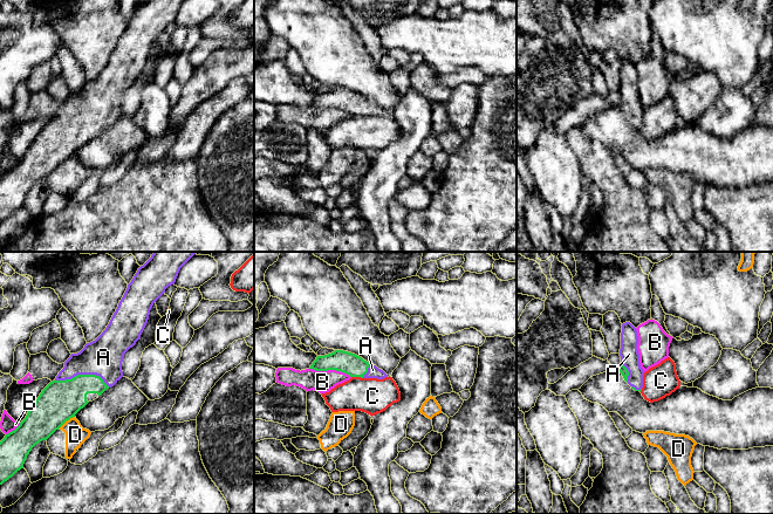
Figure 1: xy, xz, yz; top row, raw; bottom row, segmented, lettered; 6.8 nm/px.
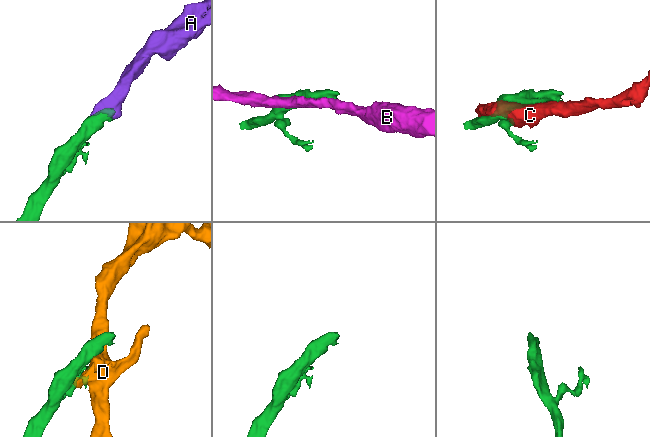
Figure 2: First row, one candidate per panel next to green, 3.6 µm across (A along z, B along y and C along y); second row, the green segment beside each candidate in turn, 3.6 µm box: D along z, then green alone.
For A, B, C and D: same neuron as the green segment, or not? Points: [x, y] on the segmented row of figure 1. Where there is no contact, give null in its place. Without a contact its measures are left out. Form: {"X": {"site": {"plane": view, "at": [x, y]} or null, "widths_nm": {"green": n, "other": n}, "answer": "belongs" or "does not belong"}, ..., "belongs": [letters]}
{"A": {"site": {"plane": "xy", "at": [82, 375]}, "widths_nm": {"green": 280, "other": 260}, "answer": "belongs"}, "B": {"site": {"plane": "xz", "at": [330, 369]}, "widths_nm": {"green": 150, "other": 150}, "answer": "does not belong"}, "C": {"site": {"plane": "xz", "at": [357, 376]}, "widths_nm": {"green": 150, "other": 240}, "answer": "does not belong"}, "D": {"site": {"plane": "xy", "at": [66, 420]}, "widths_nm": {"green": 280, "other": 140}, "answer": "does not belong"}, "belongs": ["A"]}

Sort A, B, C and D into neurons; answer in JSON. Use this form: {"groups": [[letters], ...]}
{"groups": [["A"], ["B"], ["C"], ["D"]]}

